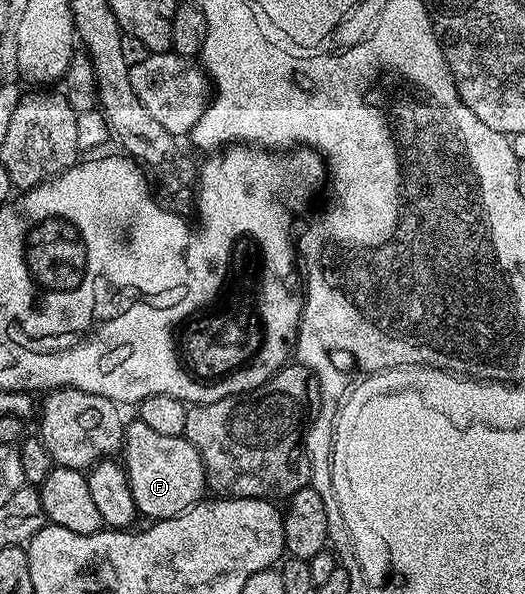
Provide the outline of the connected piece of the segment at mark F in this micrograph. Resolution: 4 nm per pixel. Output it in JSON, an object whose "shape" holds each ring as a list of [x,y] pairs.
{"shape":[[[134,419],[127,424],[120,457],[138,512],[143,518],[150,517],[146,519],[151,522],[185,513],[203,500],[207,492],[206,468],[196,447],[192,447],[185,436],[160,435],[151,431],[144,422]]]}

